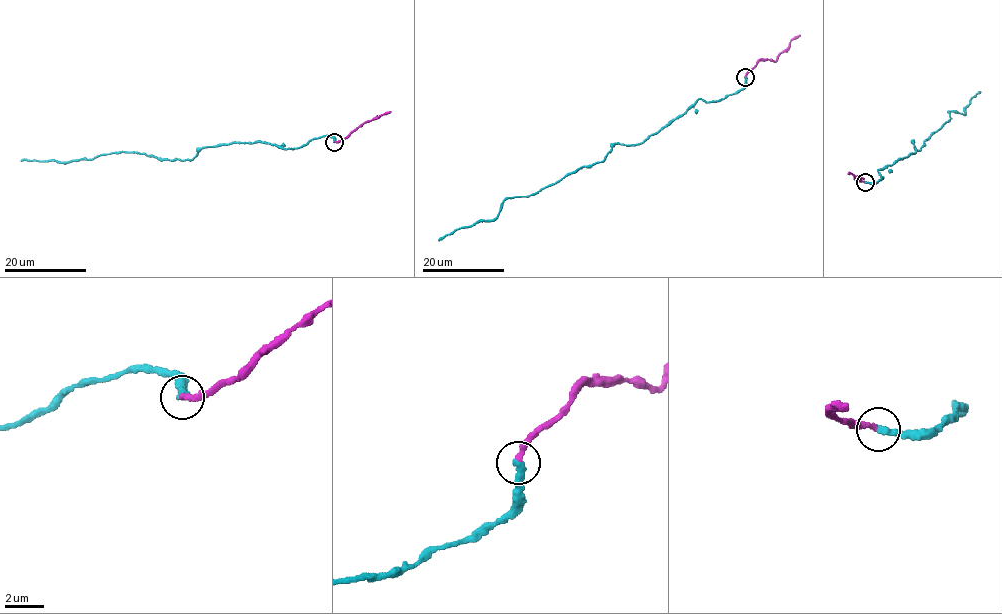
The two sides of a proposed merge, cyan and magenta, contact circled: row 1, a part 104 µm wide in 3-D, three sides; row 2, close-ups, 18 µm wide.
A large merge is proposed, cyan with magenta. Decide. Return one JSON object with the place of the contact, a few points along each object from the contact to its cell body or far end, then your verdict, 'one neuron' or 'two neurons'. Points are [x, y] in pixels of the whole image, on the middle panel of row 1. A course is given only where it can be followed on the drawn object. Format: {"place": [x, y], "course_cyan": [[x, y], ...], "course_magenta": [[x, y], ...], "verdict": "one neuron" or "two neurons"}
{"place": [745, 77], "course_cyan": [[745, 77], [735, 93], [698, 99], [640, 144], [617, 143], [602, 161], [505, 198], [494, 219], [438, 240]], "course_magenta": [[745, 76], [758, 61], [775, 61], [791, 40], [799, 35]], "verdict": "one neuron"}

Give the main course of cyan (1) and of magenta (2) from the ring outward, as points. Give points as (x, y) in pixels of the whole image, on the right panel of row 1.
1: (865, 182), (915, 153), (912, 142), (920, 150), (948, 111), (964, 115), (980, 92)
2: (864, 182), (855, 178), (863, 178), (848, 173)

